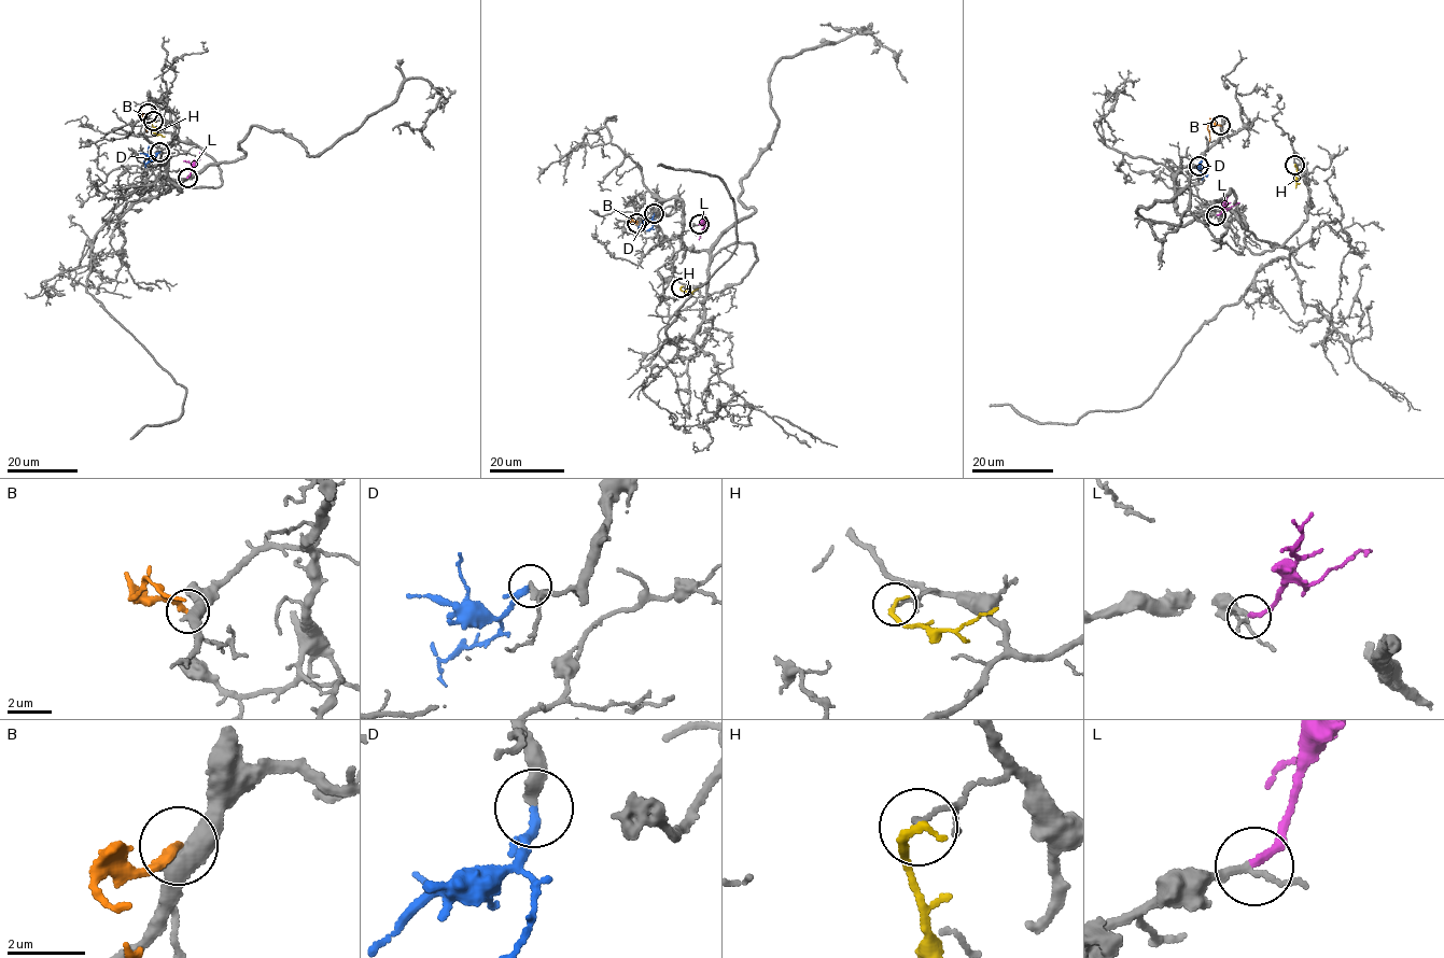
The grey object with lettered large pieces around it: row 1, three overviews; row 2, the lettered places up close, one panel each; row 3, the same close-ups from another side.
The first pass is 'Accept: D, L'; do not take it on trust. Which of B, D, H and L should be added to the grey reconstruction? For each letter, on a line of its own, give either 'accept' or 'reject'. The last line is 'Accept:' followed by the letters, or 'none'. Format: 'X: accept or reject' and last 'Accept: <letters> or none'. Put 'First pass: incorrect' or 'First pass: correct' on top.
First pass: correct
B: reject
D: accept
H: reject
L: accept
Accept: D, L

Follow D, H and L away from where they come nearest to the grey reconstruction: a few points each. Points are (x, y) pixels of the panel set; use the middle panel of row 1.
D: (654, 213), (650, 229)
H: (681, 286), (687, 292), (699, 289)
L: (699, 224), (704, 227), (699, 240)

